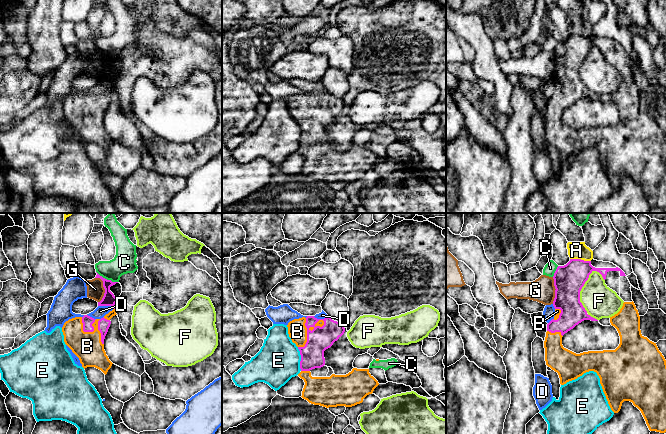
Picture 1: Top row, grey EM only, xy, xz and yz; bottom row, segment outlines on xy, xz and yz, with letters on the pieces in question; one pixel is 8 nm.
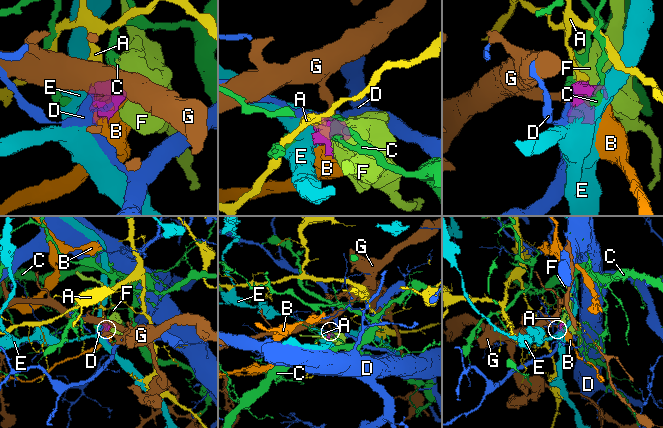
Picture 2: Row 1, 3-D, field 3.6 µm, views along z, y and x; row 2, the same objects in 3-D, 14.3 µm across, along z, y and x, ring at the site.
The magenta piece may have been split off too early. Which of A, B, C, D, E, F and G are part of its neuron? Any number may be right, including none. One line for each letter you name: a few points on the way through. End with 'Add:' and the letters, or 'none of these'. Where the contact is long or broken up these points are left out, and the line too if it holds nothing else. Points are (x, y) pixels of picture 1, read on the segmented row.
Add: B

